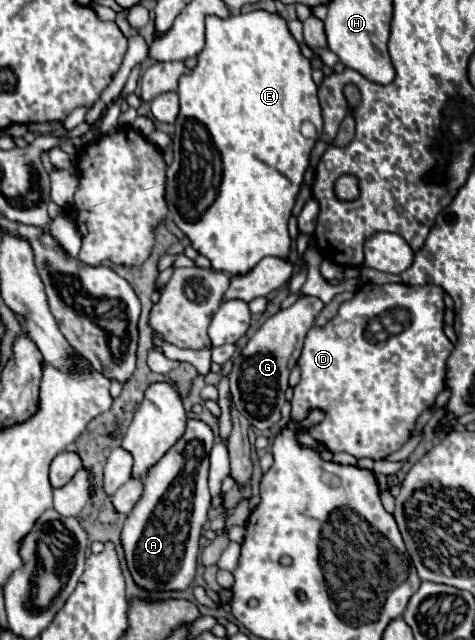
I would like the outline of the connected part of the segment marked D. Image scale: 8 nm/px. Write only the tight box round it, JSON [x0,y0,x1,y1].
[292,285,454,459]

